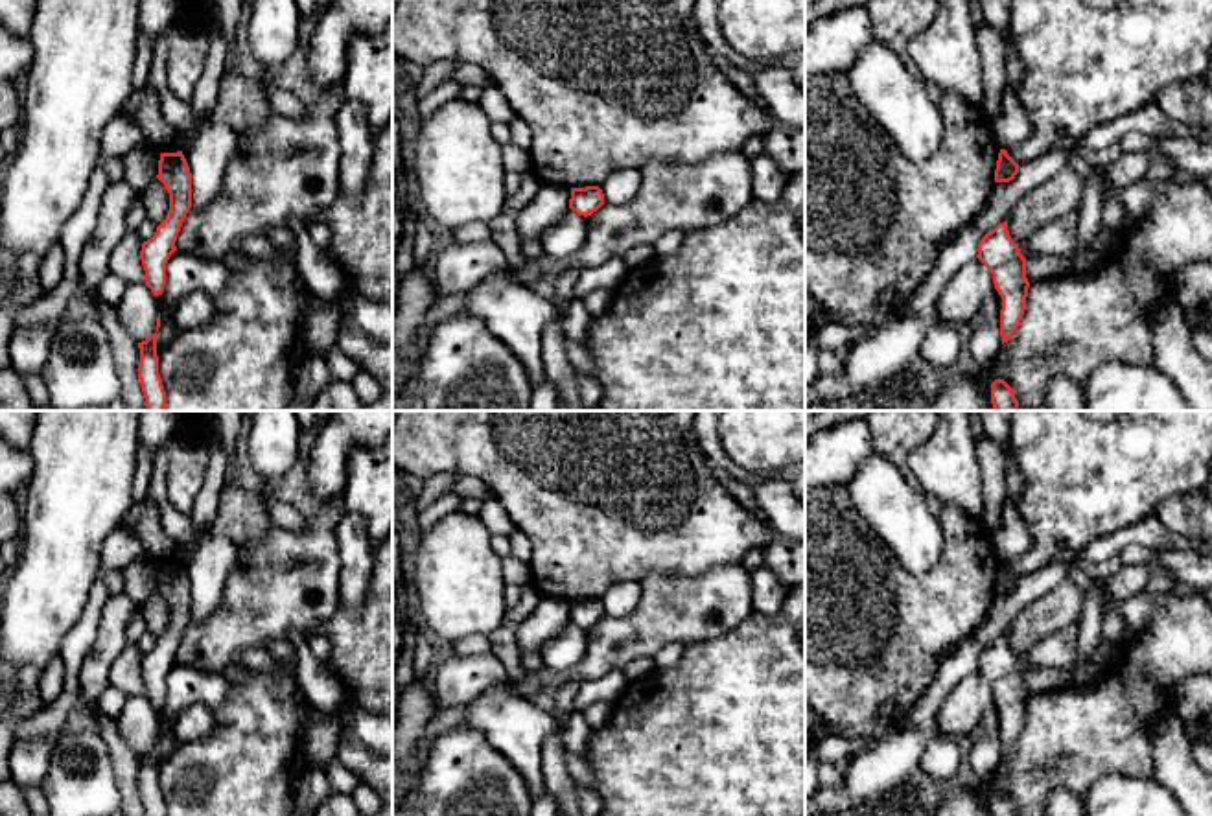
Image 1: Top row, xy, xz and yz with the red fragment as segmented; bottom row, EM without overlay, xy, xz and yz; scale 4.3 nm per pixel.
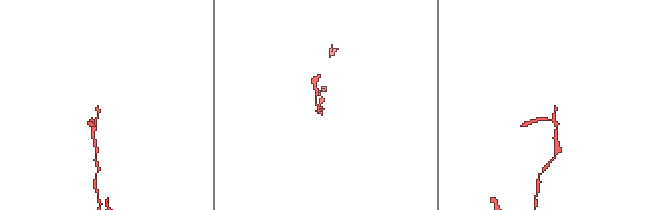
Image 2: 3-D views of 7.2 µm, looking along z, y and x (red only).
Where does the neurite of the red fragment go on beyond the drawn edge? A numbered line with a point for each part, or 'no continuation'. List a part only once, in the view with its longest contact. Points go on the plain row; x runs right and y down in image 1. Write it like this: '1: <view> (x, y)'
no continuation

